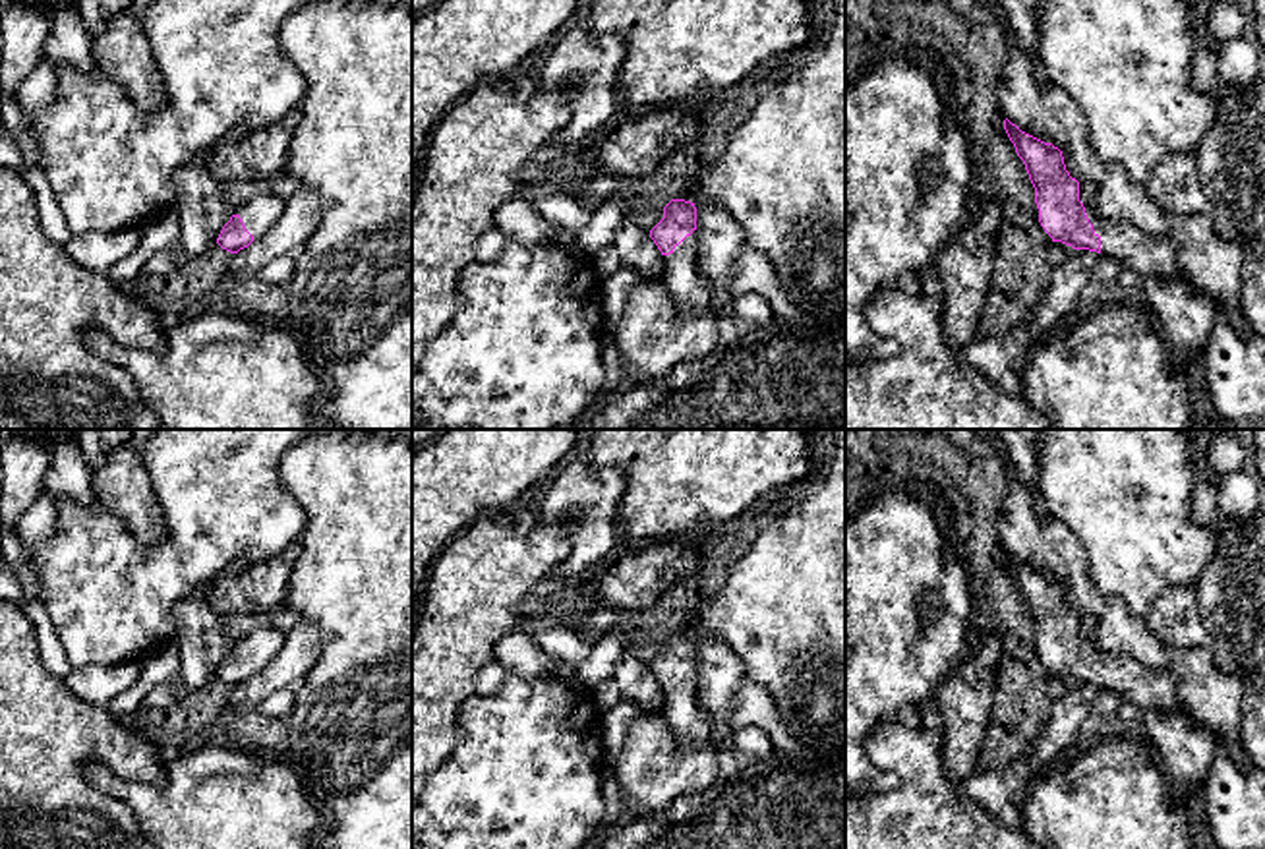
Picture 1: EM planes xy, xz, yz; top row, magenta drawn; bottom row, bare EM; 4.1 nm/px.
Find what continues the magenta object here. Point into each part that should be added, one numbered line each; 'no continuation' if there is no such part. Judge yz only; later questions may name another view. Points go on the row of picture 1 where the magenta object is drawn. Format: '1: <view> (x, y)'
1: yz (1153, 258)

